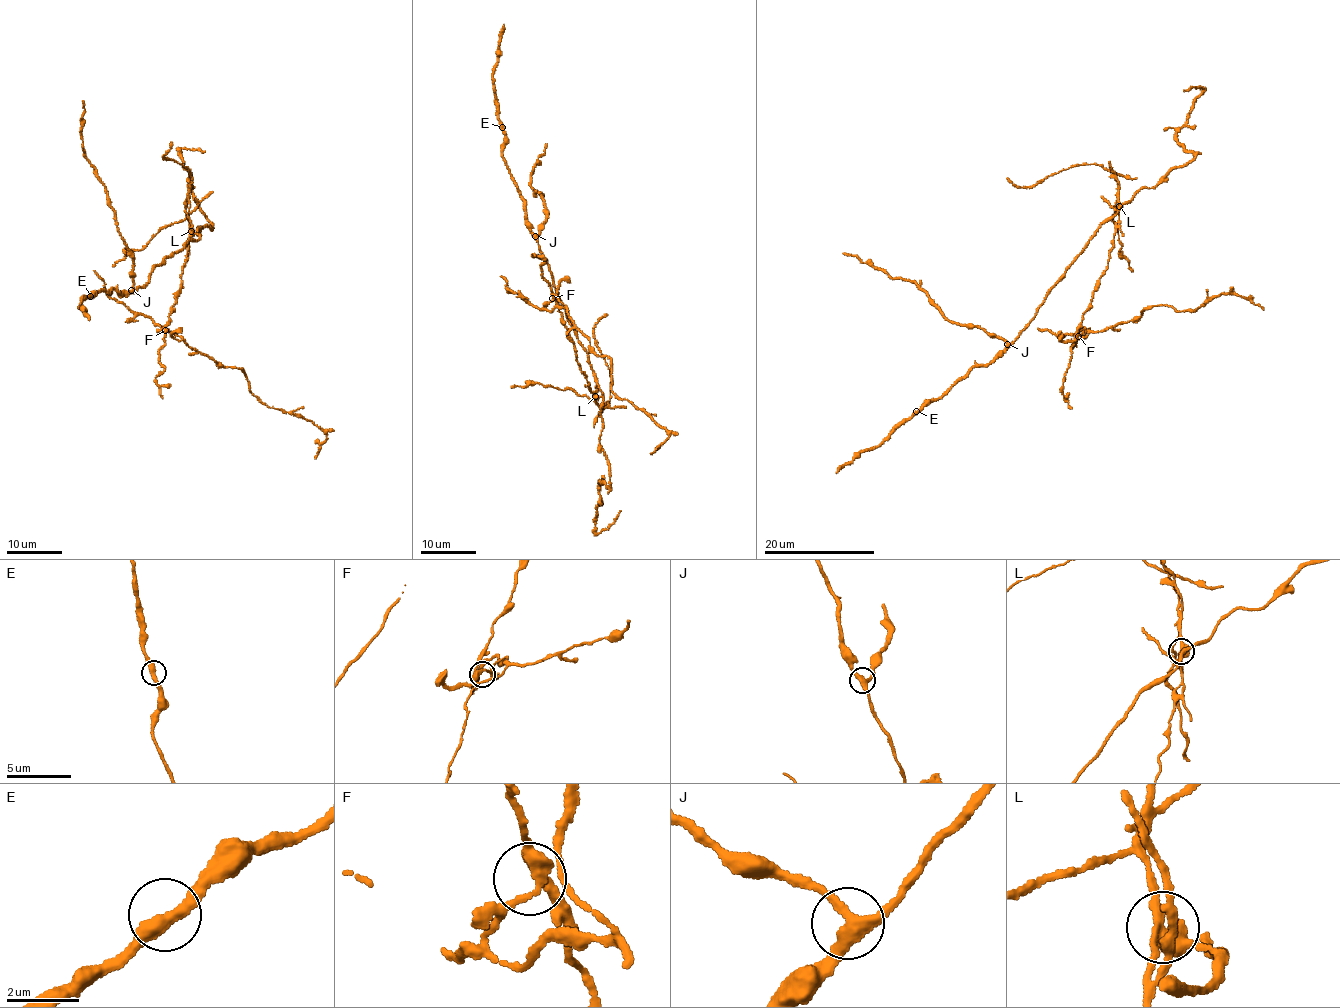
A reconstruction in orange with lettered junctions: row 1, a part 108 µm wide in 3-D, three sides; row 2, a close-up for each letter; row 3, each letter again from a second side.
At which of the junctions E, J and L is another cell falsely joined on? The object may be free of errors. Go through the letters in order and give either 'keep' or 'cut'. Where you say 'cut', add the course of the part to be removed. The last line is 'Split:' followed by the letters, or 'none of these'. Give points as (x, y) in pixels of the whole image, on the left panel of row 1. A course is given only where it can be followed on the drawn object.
E: keep
J: keep
L: cut; course (190, 230), (170, 322), (158, 325), (221, 366), (241, 368), (267, 406), (312, 421), (326, 436), (315, 458)
Split: L

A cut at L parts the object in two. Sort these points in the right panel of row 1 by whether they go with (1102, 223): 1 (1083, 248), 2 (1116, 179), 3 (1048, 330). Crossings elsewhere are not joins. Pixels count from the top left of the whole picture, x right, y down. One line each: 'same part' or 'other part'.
1: same part
2: other part
3: other part

